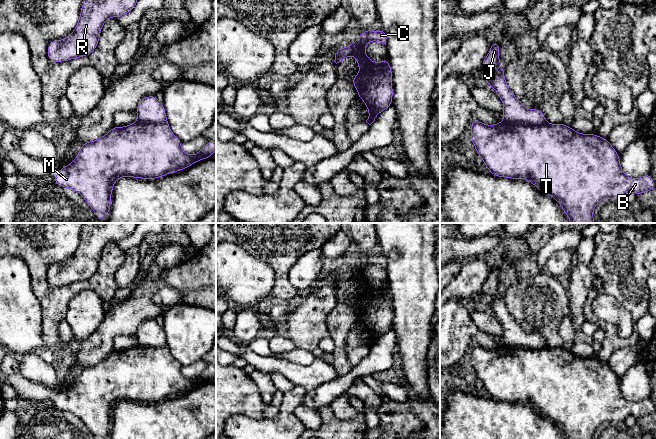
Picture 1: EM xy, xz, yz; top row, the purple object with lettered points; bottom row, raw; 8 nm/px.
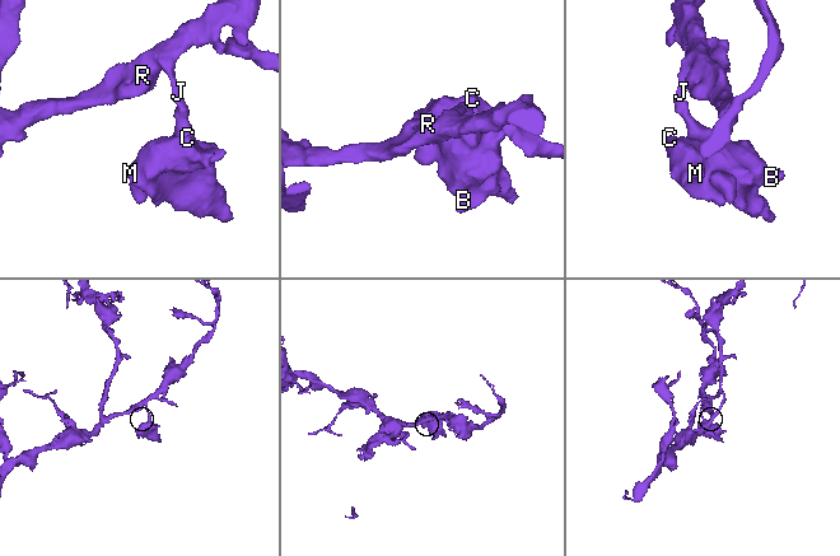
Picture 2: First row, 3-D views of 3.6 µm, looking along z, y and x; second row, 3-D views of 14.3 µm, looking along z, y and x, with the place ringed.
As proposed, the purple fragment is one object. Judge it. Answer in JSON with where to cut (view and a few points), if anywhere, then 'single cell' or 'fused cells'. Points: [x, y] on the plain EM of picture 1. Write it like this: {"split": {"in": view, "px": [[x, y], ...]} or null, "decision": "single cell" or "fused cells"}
{"split": {"in": "xz", "px": [[381, 298], [362, 309], [362, 321], [376, 338]]}, "decision": "fused cells"}

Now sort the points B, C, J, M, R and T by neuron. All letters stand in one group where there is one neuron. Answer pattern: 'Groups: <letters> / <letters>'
Groups: B C M T / J R

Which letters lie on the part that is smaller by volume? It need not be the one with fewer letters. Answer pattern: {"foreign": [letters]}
{"foreign": ["B", "C", "M", "T"]}

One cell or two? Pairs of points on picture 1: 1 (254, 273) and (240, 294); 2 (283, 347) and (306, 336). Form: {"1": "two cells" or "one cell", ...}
{"1": "one cell", "2": "two cells"}

